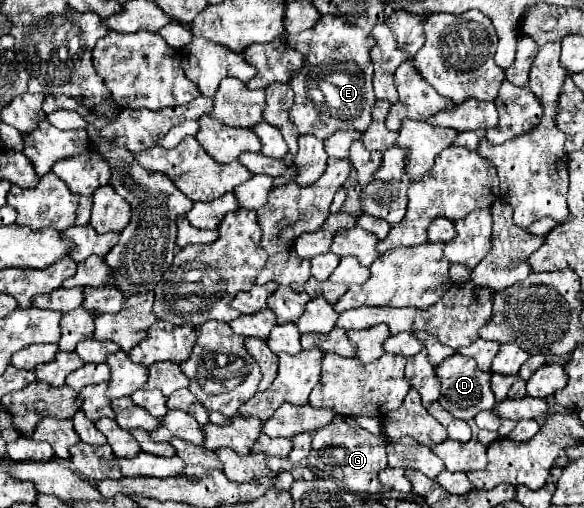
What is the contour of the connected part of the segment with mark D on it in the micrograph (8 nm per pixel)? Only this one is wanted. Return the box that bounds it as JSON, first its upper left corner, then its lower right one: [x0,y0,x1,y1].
[436,353,500,431]

